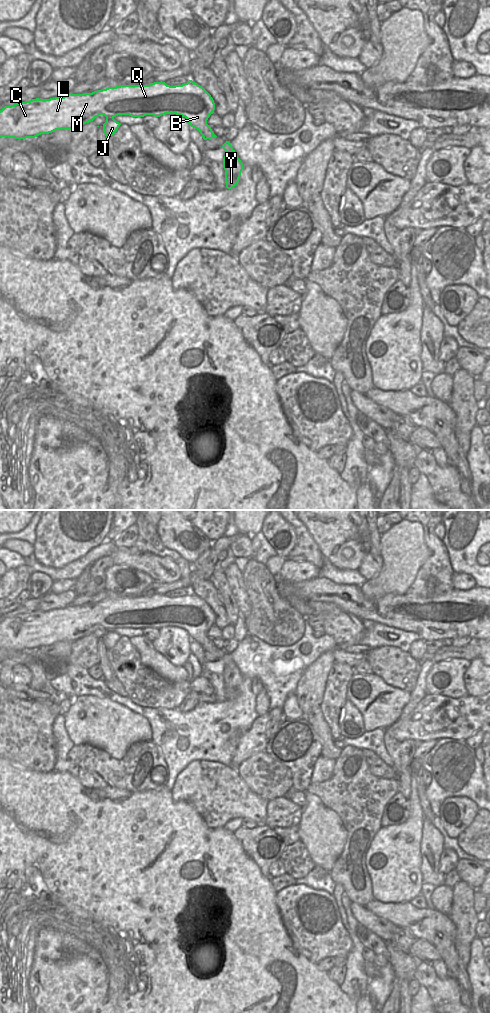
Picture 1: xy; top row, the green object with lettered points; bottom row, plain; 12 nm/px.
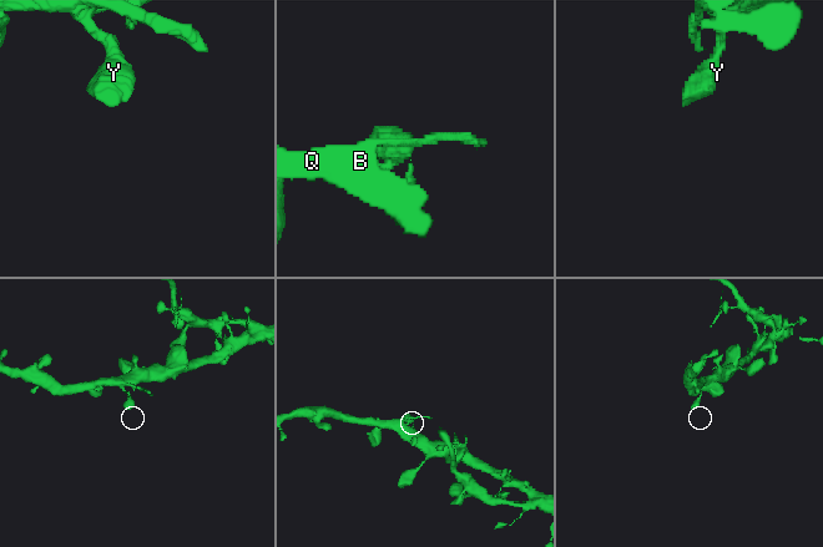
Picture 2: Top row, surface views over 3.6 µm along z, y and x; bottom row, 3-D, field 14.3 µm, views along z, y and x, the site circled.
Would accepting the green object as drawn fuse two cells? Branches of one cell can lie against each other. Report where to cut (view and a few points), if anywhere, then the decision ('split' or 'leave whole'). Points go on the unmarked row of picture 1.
no cut; leave whole

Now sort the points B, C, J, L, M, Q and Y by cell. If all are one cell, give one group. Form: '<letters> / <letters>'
B C J L M Q Y

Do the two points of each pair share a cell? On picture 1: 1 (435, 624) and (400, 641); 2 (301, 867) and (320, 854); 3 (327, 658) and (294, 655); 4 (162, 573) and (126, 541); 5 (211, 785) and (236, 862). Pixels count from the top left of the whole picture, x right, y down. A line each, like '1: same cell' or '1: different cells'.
1: different cells
2: different cells
3: different cells
4: different cells
5: different cells

